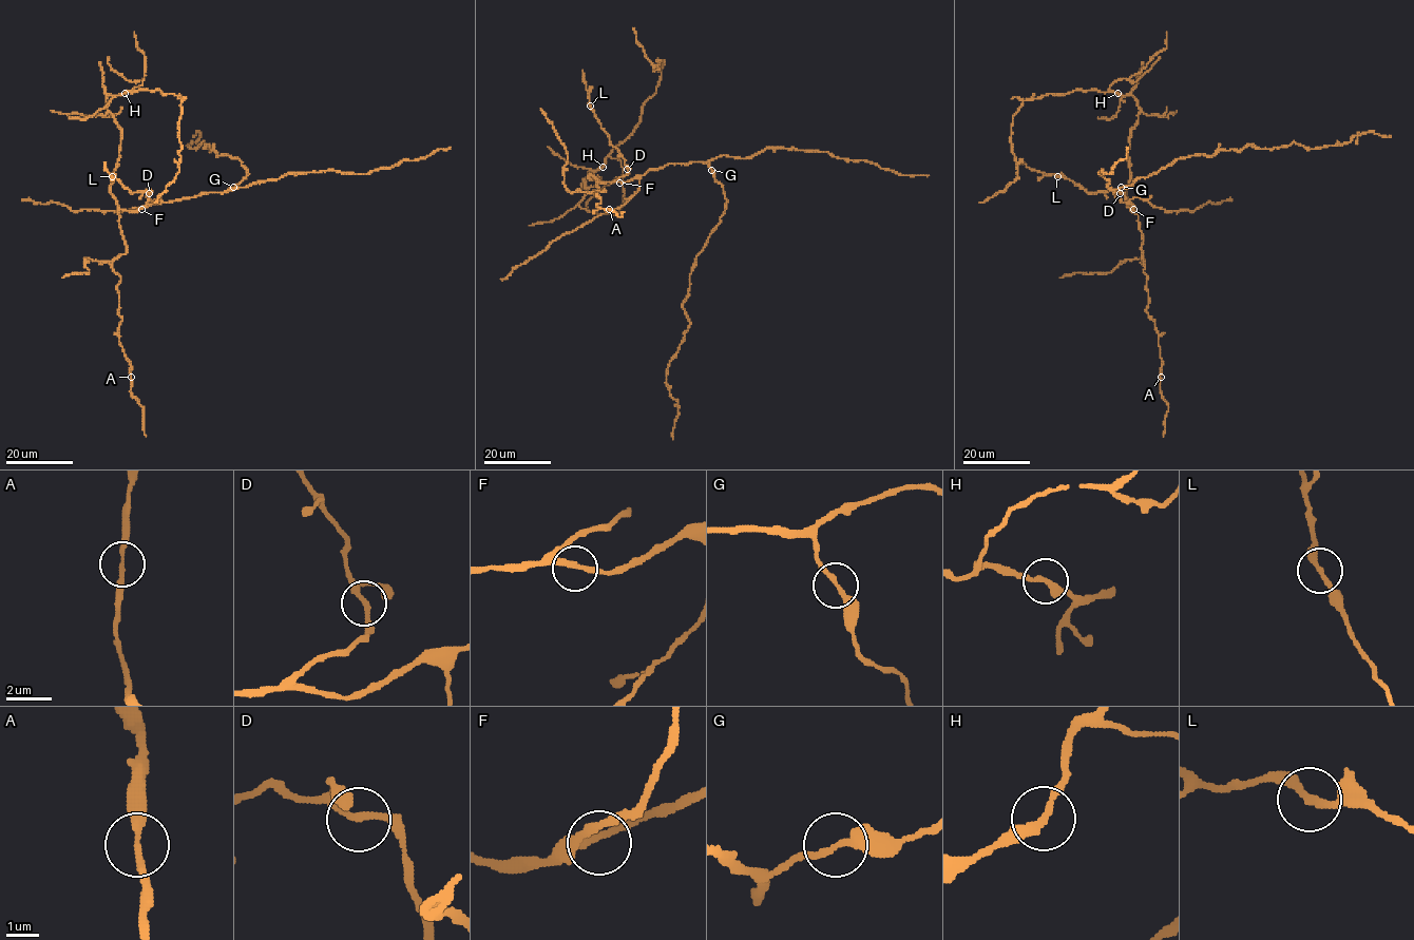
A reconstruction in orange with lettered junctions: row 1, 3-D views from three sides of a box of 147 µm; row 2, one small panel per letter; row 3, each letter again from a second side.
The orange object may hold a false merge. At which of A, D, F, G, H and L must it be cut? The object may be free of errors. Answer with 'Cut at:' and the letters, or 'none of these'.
Cut at: none of these

